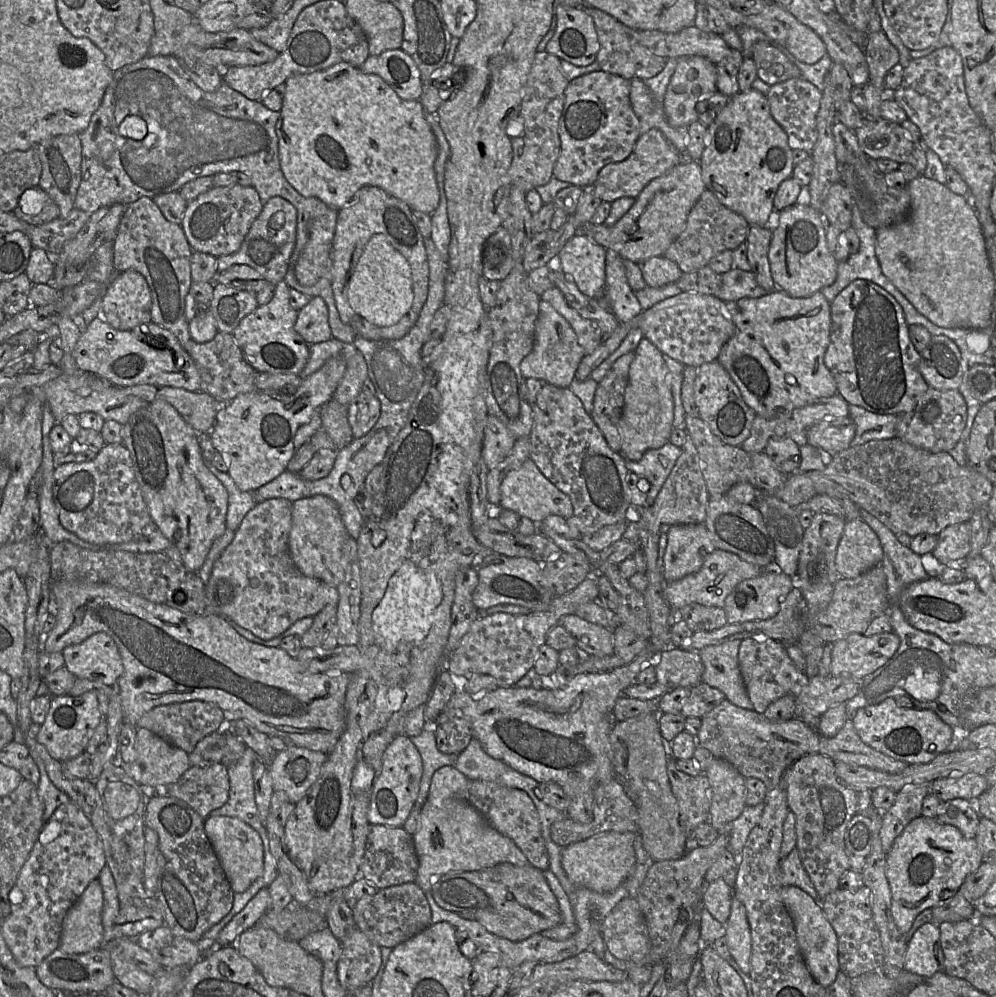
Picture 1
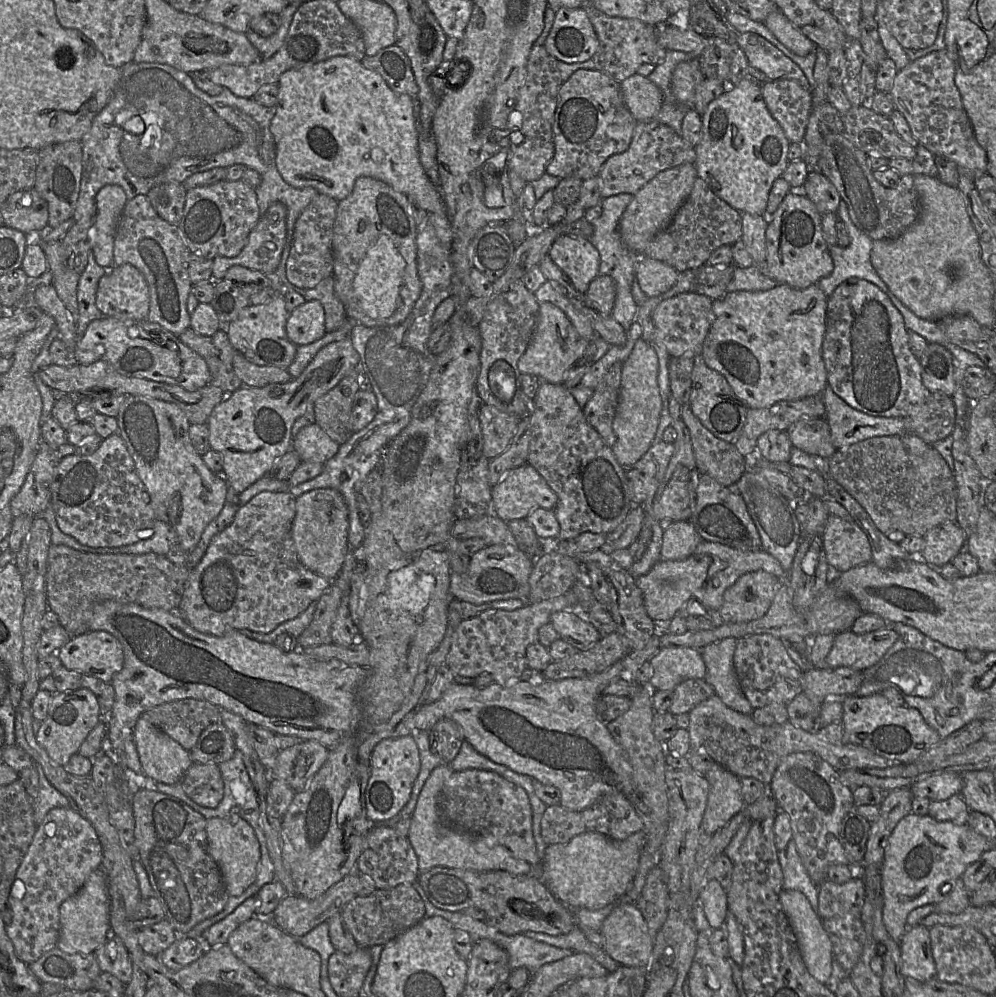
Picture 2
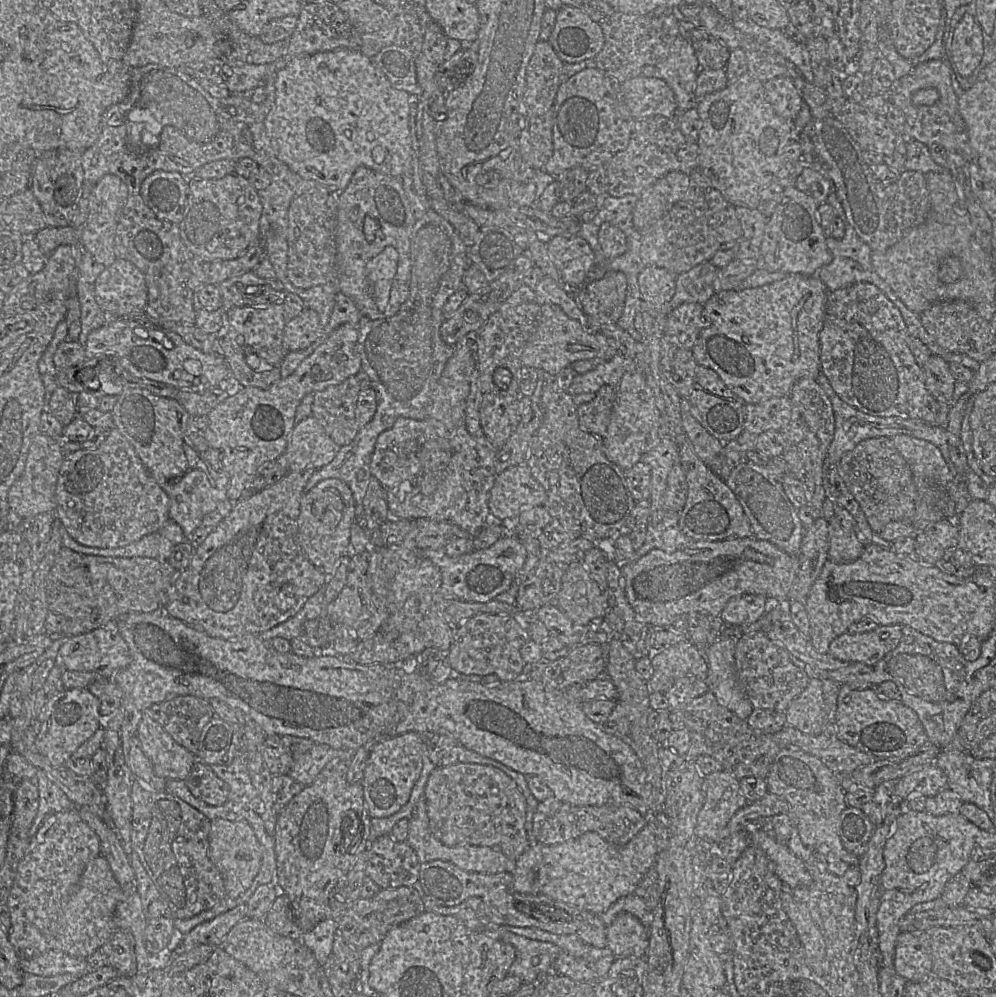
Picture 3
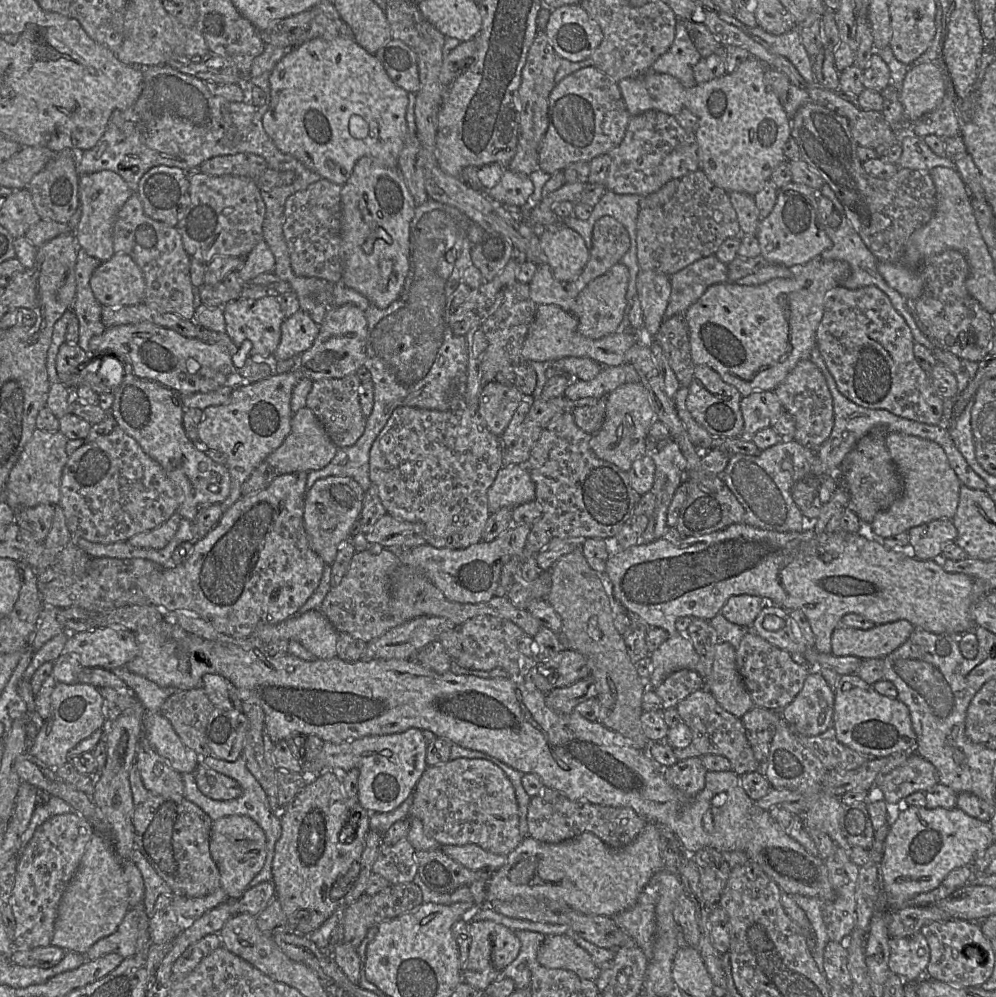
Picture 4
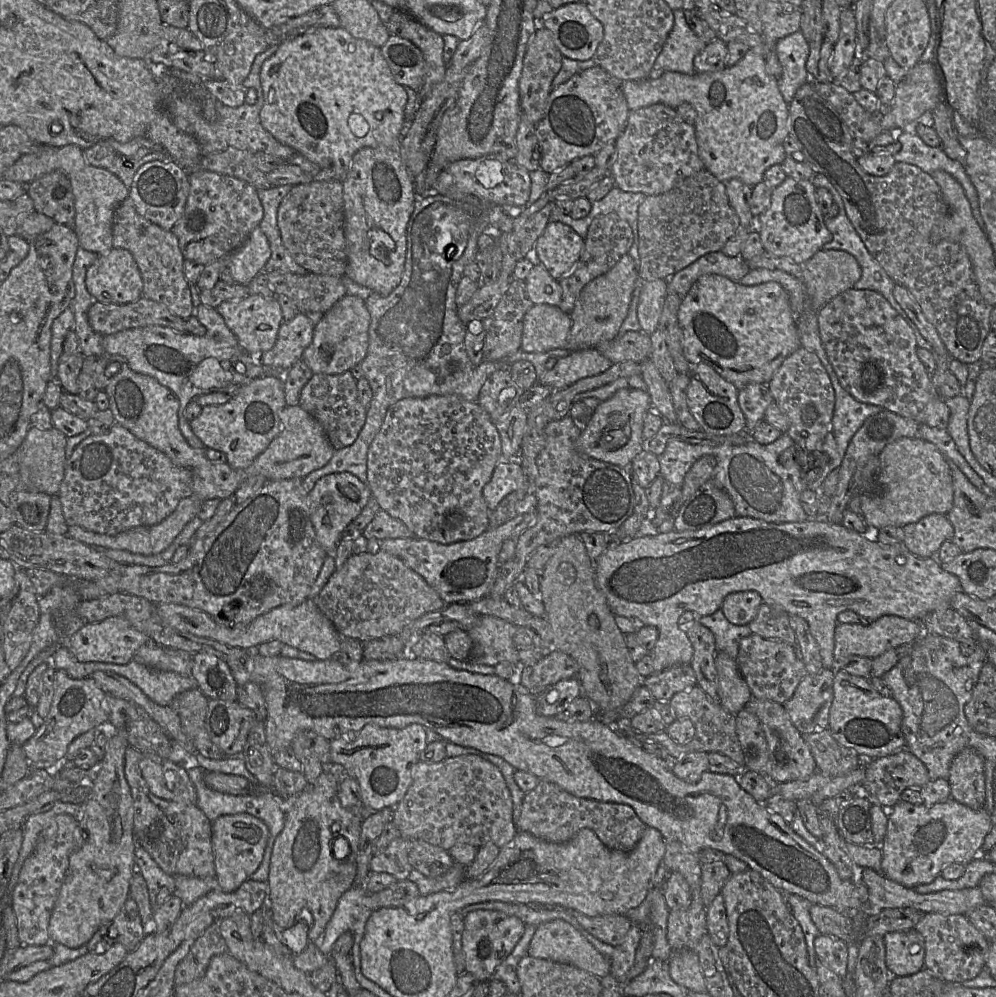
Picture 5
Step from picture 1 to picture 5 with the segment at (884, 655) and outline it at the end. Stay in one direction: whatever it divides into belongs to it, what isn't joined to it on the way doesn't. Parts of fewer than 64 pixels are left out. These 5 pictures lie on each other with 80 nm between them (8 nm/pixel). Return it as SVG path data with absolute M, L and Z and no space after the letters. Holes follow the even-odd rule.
M884 615L868 625L838 623L834 634L834 659L838 661L849 655L873 659L890 649L915 642L923 633L924 629L919 621L895 615Z

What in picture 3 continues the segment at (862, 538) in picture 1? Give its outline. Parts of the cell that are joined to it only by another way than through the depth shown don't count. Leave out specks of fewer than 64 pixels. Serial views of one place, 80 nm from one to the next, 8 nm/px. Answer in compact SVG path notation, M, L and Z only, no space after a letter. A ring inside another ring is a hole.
M831 517L829 523L829 559L835 563L846 564L857 560L863 553L865 542L855 531L846 531L837 517Z

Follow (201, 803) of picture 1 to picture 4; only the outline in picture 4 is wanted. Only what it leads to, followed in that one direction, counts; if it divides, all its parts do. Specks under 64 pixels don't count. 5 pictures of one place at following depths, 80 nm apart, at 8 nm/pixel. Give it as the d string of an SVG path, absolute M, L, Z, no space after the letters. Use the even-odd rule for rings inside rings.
M202 763L196 767L194 776L199 791L210 799L226 801L242 795L242 789L234 779L220 774Z

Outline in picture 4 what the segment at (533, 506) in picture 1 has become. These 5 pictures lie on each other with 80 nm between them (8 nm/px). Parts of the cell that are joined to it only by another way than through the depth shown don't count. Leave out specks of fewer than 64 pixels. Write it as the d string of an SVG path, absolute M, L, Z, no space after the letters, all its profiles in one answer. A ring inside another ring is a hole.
M526 465L503 466L487 493L490 514L503 507L536 501L536 487Z

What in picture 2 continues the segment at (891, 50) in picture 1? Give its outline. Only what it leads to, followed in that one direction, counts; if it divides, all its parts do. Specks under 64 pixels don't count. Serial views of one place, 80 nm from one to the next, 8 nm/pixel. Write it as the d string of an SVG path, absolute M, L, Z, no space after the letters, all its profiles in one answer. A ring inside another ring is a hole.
M862 17L860 32L858 43L862 59L876 71L881 62L888 58L880 40L876 18Z

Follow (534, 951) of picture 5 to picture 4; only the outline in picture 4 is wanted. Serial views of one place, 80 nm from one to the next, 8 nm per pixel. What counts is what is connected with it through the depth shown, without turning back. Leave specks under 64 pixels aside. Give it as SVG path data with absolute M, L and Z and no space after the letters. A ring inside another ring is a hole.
M564 934L546 936L537 960L546 968L568 970L588 980L596 981L600 974L589 953Z

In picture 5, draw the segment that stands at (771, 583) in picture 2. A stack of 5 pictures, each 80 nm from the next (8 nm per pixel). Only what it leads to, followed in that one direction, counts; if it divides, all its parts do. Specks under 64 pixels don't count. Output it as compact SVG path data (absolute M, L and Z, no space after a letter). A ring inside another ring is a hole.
M756 591L728 594L720 607L726 619L735 625L748 625L756 616L763 599Z

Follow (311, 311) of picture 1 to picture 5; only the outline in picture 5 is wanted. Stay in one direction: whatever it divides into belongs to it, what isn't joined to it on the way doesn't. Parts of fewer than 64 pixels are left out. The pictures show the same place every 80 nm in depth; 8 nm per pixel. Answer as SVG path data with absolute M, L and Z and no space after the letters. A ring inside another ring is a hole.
M298 313L292 320L281 324L272 349L250 355L267 369L288 371L302 359L304 350L312 341L313 331L314 325L309 318Z

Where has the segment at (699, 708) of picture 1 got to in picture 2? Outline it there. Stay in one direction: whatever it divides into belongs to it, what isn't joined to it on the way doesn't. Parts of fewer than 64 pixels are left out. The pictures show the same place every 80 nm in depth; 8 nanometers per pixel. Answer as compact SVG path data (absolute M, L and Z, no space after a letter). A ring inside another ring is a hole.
M704 679L685 680L673 690L669 712L673 715L689 714L698 704L714 695L714 688Z

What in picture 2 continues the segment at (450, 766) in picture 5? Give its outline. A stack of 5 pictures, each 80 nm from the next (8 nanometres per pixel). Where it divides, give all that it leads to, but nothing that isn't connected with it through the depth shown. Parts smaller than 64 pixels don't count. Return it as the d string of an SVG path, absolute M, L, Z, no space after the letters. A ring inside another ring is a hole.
M478 769L454 771L444 782L438 800L438 812L441 823L453 831L463 831L494 841L532 867L538 867L542 861L533 837L532 809L526 791L495 772Z

